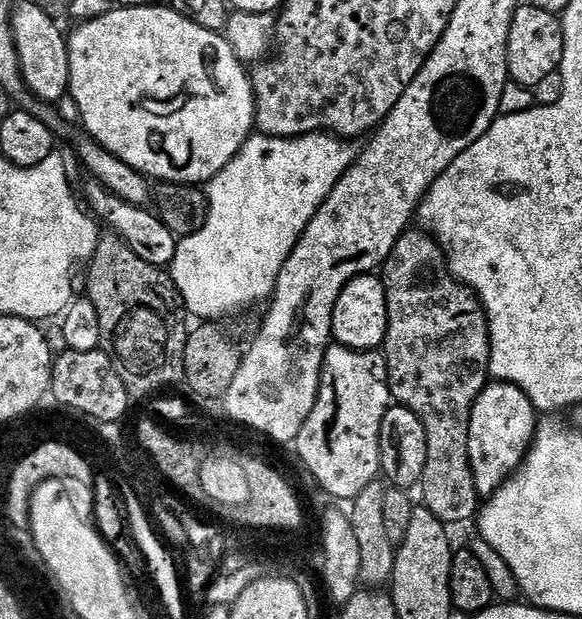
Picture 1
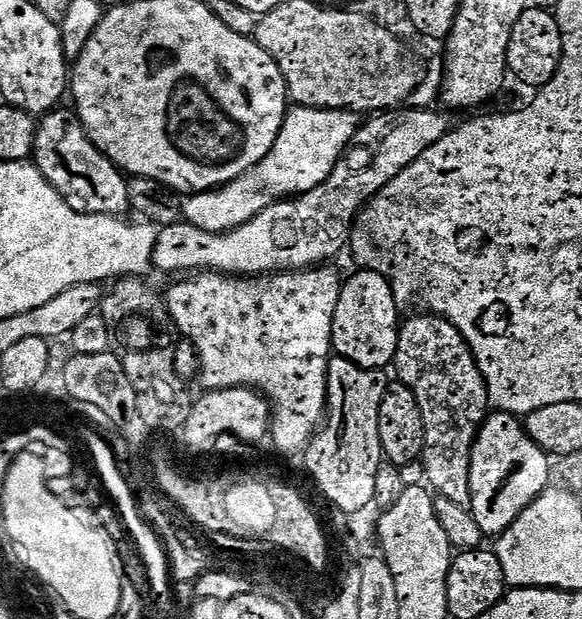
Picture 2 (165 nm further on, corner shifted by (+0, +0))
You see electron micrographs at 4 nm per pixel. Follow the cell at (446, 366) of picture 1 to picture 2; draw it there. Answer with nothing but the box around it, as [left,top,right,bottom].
[394,315,490,505]

